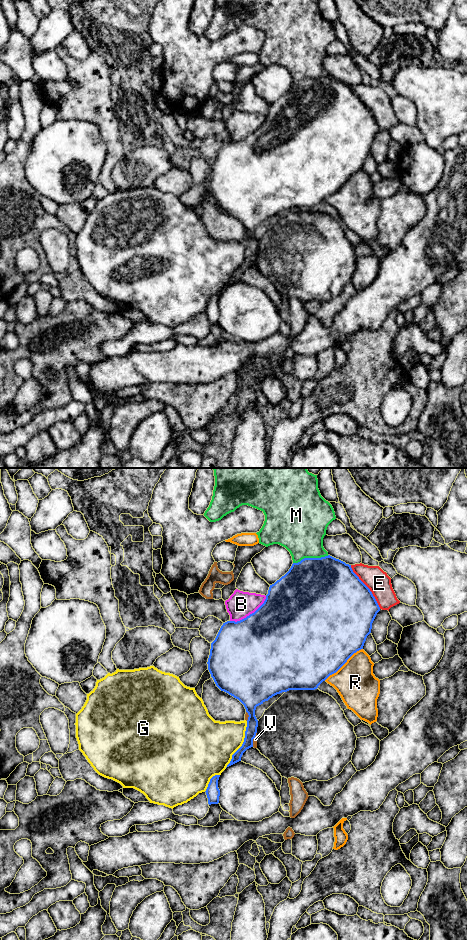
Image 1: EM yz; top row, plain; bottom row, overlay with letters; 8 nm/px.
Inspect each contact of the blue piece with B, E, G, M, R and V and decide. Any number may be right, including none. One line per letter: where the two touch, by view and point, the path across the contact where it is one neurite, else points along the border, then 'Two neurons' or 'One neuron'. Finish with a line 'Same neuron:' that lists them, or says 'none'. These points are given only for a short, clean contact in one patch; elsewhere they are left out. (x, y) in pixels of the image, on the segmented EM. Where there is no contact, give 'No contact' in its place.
B: Touches blue at yz (250, 614). Two neurons
E: Touches blue at yz (367, 587). Two neurons
G: Touches blue at yz (242, 744). Two neurons
M: Touches blue at yz (310, 558). Two neurons
R: Touches blue at yz (343, 664). Two neurons
V: Touches blue at yz (253, 738). Boundary: yz (256, 732), (252, 746). Two neurons
Same neuron: none

